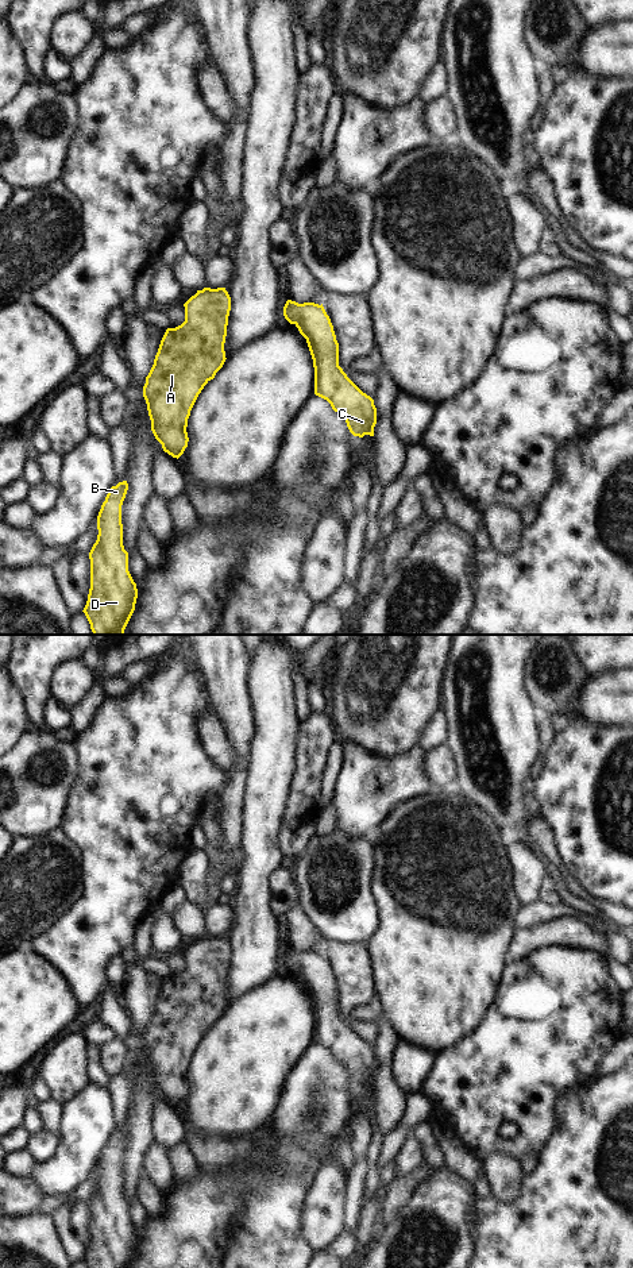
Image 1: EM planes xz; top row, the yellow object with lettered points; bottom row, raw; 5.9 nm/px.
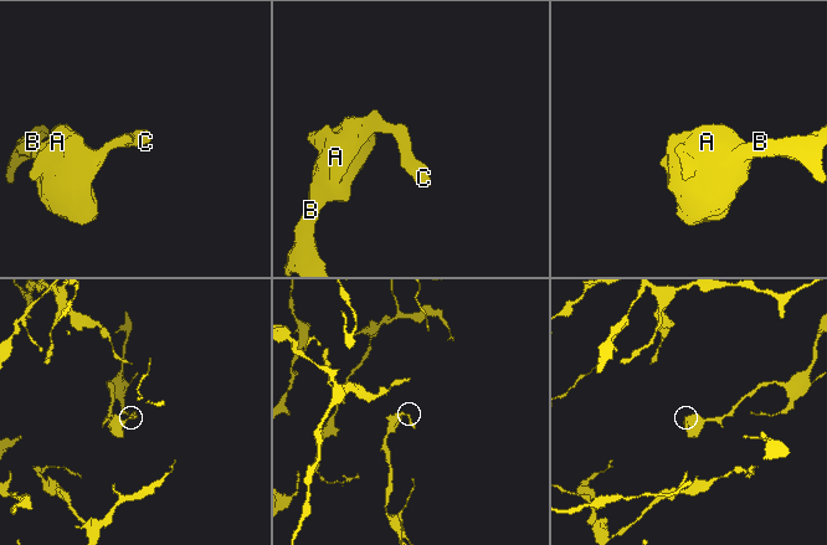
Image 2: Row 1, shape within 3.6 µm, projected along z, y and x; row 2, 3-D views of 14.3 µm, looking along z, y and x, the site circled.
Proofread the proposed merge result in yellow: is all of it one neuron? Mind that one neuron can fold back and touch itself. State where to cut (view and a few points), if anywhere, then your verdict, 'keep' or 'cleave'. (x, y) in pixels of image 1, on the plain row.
no cut | keep

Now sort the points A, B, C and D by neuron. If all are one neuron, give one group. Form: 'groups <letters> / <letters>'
groups A B C D

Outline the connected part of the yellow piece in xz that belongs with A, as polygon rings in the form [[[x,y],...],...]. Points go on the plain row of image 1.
[[[225,936],[197,939],[185,952],[185,970],[167,976],[154,1013],[146,1025],[143,1045],[151,1068],[151,1079],[165,1101],[180,1106],[188,1095],[188,1067],[204,1037],[225,1010],[224,991],[227,984],[231,945]]]

